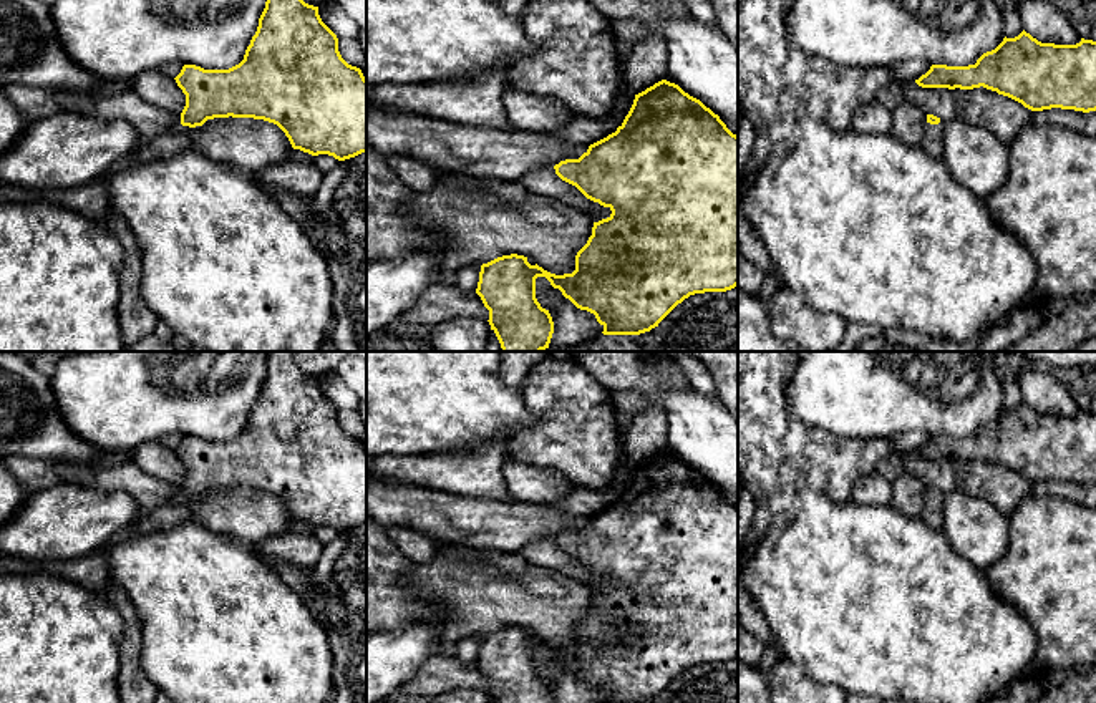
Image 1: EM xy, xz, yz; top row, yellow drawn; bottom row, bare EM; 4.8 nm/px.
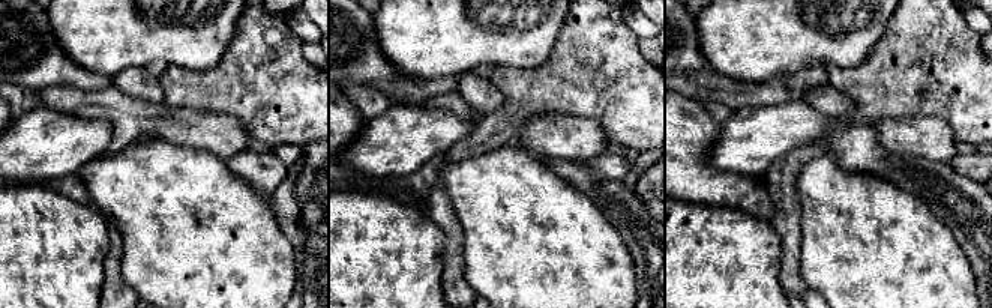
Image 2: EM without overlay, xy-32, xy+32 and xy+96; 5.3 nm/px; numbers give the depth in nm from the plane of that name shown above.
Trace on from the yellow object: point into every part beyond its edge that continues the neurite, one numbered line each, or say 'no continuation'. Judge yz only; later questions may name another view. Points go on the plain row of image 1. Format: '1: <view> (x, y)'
1: yz (932, 514)

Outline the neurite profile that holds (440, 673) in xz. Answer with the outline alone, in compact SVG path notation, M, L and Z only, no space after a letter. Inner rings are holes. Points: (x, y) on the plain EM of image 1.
M438 655L424 660L416 675L401 685L398 695L436 696L456 688L489 691L489 681L476 663L466 667L456 655Z

